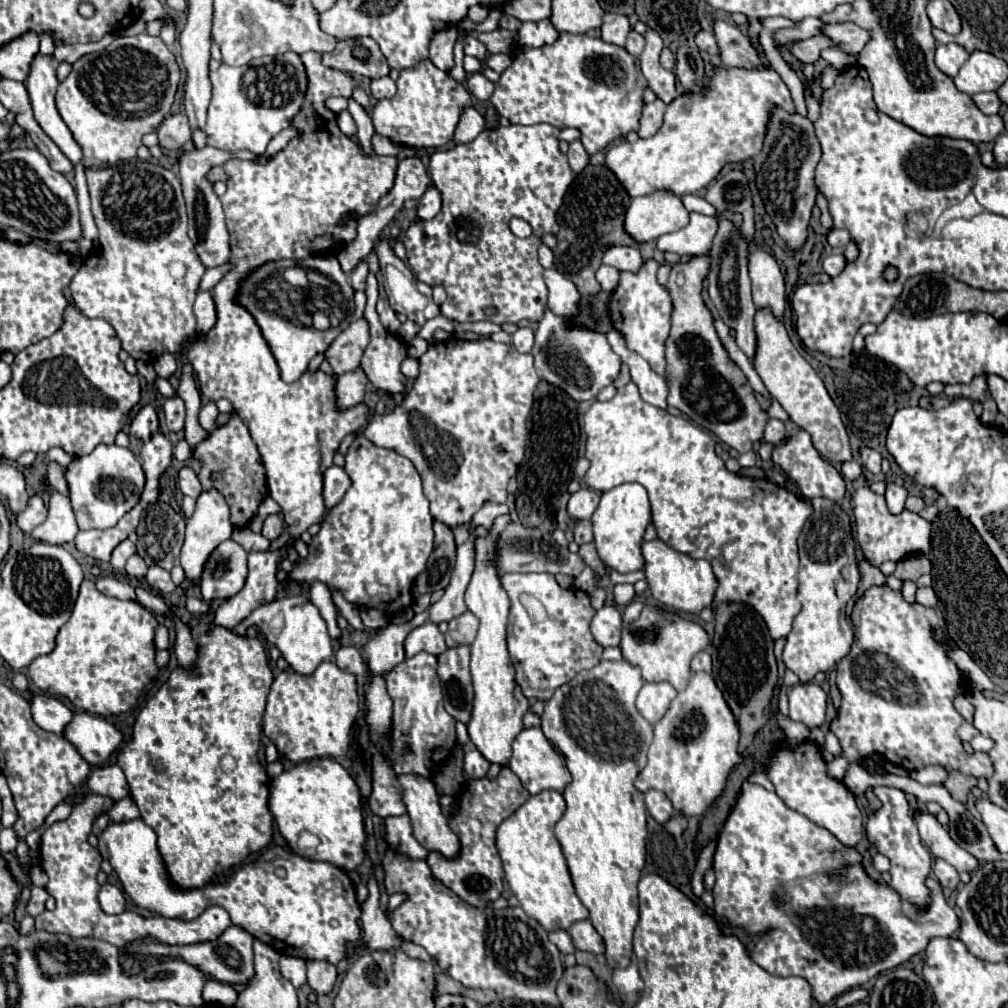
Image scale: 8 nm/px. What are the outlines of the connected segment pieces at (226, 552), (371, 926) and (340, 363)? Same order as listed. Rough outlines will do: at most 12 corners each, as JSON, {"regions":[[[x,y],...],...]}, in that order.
{"regions":[[[223,541],[205,561],[205,601],[237,595],[247,579],[247,551]],[[375,865],[361,905],[365,949],[397,949],[401,937],[379,909]],[[353,321],[329,345],[333,375],[355,371],[369,343],[367,321]]]}

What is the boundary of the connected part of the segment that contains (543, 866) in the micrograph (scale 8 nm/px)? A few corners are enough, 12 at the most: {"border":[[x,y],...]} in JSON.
{"border":[[559,791],[529,797],[497,829],[513,895],[545,931],[589,911],[553,833]]}

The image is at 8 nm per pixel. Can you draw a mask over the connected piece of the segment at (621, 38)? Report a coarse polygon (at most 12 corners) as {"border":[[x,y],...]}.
{"border":[[605,13],[603,41],[623,47],[631,25],[625,15]]}

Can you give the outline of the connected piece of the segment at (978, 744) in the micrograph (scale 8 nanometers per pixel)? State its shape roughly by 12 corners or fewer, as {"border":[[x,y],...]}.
{"border":[[977,735],[971,739],[975,751],[991,751],[995,741]]}

